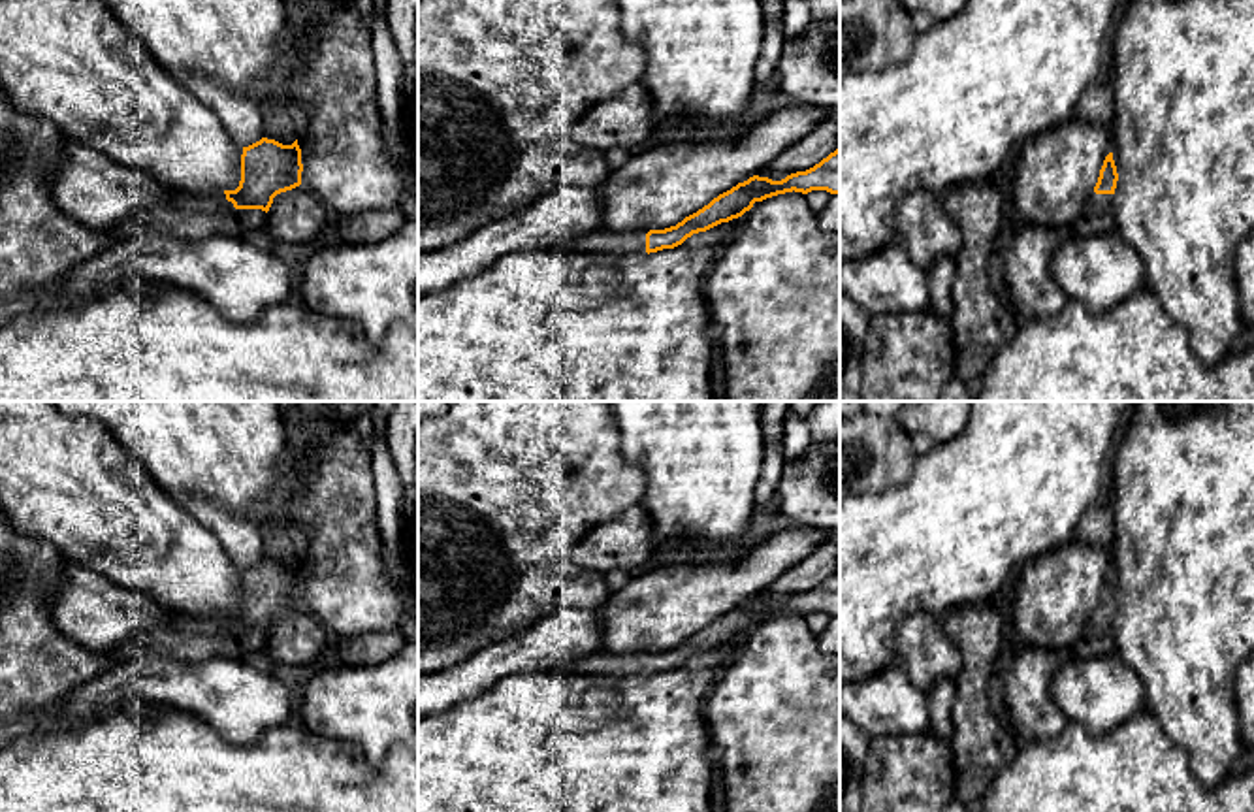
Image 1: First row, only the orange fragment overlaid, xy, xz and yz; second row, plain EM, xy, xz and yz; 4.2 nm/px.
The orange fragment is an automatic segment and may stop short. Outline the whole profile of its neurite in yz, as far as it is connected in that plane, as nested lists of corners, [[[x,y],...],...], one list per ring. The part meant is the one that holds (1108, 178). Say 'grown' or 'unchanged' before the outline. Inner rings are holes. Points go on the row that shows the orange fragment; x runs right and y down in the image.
grown; [[[1109,153],[1100,170],[1098,183],[1090,194],[1081,217],[1075,220],[1073,230],[1077,235],[1101,235],[1117,234],[1118,226],[1113,215],[1113,194],[1117,188],[1118,173]]]

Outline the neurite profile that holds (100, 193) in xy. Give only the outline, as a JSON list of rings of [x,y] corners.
[[[72,139],[64,145],[64,162],[51,194],[58,209],[96,232],[128,222],[145,205],[169,200],[169,188],[151,173],[122,166]]]

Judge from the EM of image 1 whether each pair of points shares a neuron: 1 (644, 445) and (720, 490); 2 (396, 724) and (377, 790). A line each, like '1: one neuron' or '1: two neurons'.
1: one neuron
2: two neurons

